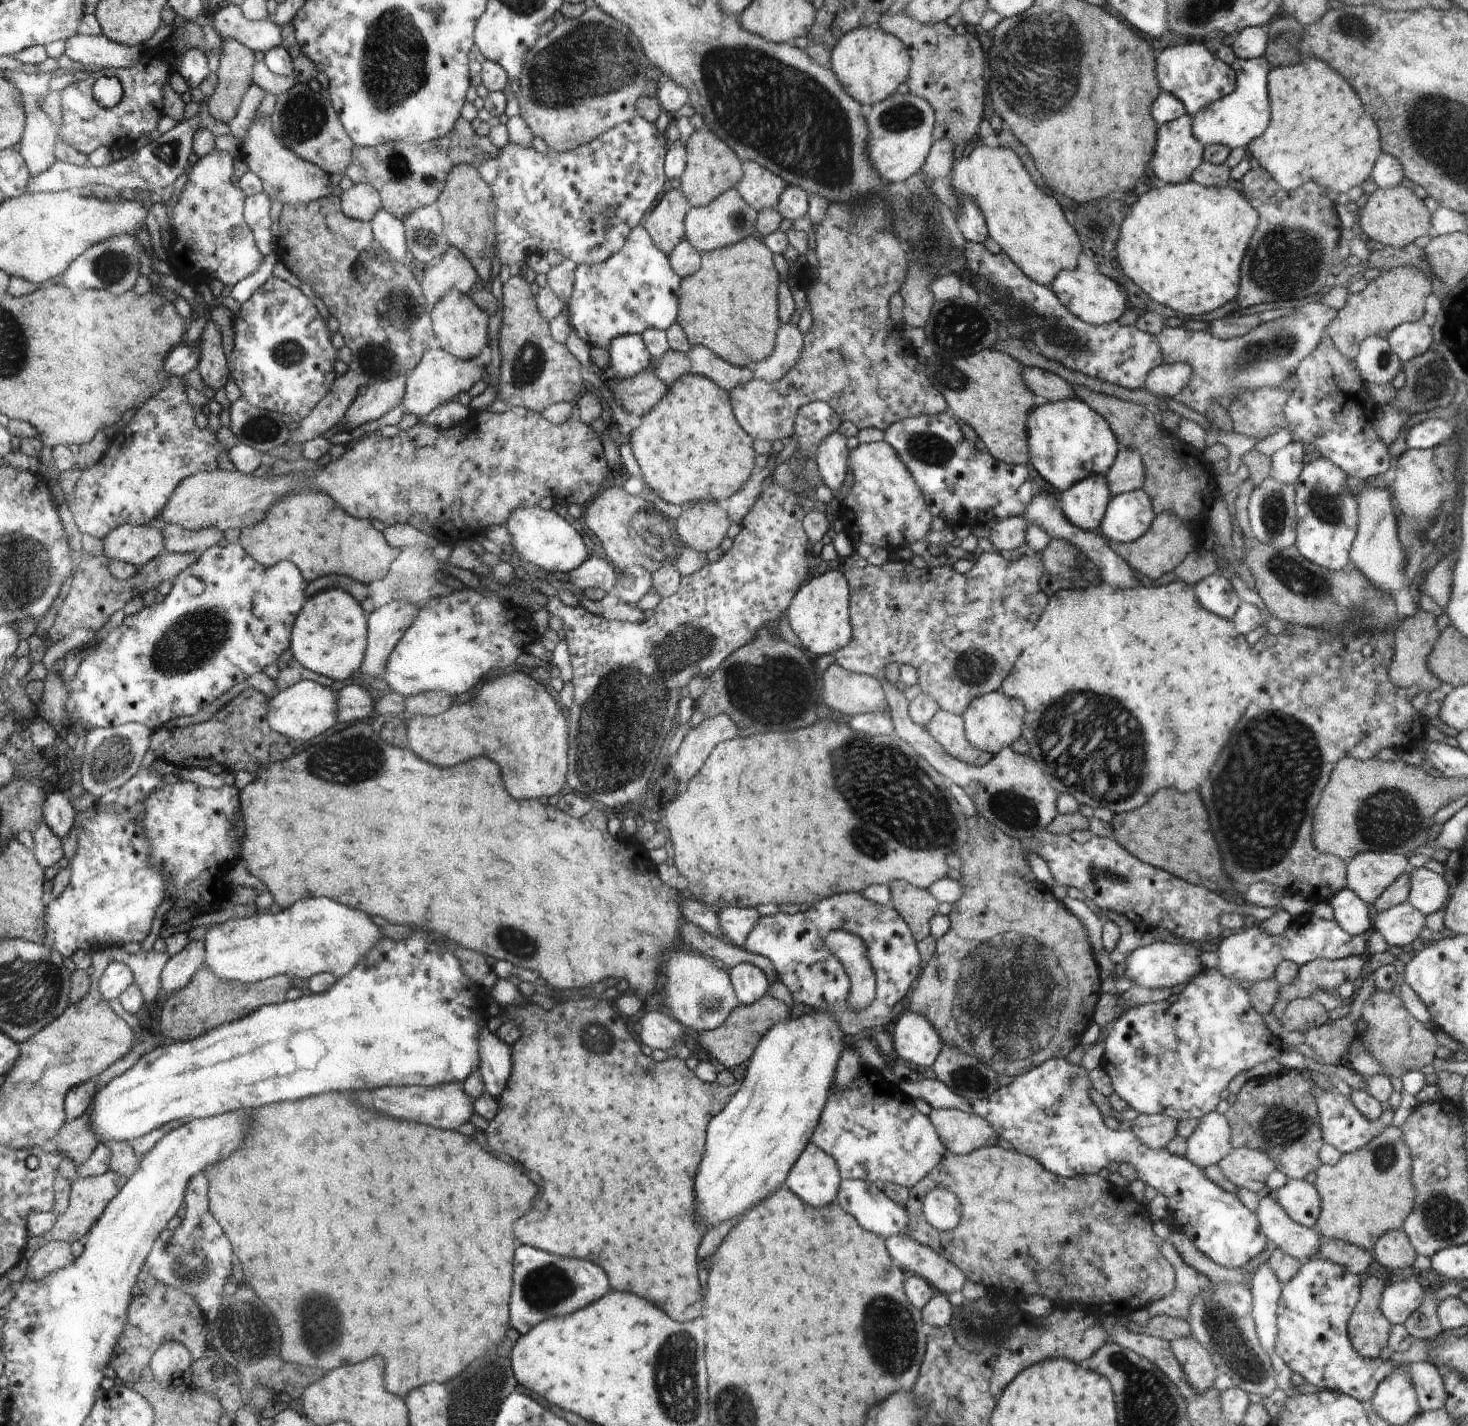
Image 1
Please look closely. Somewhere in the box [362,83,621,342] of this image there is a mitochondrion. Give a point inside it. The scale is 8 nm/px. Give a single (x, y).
(394, 310)

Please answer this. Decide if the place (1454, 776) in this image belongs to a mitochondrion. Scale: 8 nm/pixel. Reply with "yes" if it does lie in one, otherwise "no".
no

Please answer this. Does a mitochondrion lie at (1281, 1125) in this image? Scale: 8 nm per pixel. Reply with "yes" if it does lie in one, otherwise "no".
yes

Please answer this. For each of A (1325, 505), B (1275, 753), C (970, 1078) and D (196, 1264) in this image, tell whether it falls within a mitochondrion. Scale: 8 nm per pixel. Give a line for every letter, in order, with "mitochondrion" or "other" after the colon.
A: mitochondrion
B: mitochondrion
C: mitochondrion
D: mitochondrion

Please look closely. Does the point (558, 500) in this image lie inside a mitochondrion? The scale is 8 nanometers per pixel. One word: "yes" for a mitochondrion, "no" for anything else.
no

